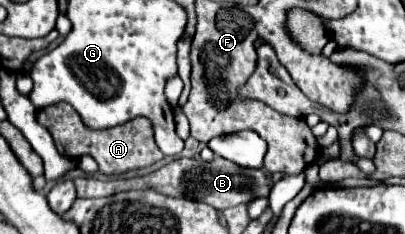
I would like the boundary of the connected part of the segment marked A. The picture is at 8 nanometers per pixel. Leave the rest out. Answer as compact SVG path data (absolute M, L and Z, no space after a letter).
M59 103L53 107L47 107L41 111L41 121L49 125L49 131L55 139L55 145L59 153L67 155L69 159L79 159L81 155L93 155L93 159L99 163L99 171L105 175L119 175L129 169L141 169L147 165L153 165L163 159L161 149L157 147L153 139L153 127L145 117L137 117L133 121L127 121L123 125L117 125L113 129L91 129L81 123L81 117L69 103Z

